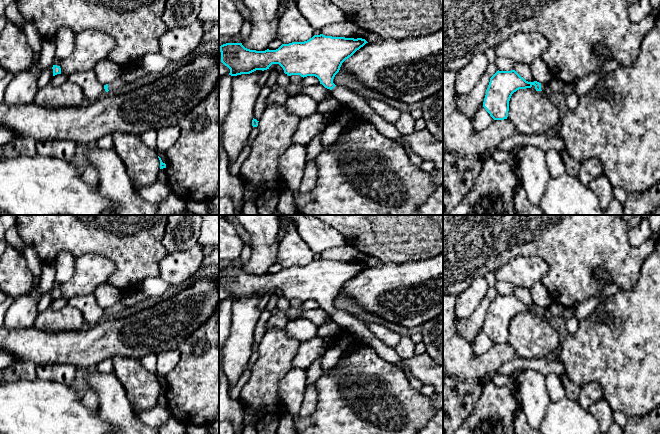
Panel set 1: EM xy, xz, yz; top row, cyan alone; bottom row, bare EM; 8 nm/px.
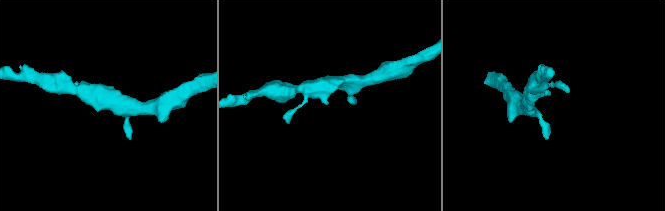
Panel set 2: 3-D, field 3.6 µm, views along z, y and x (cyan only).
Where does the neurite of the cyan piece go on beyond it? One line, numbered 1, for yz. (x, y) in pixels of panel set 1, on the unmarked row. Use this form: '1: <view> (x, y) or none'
1: yz (543, 310)

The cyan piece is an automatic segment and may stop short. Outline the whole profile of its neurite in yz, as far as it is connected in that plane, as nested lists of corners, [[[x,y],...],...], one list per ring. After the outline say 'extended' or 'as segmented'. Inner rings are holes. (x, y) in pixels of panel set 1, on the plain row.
[[[515,294],[497,295],[491,302],[486,314],[483,331],[494,344],[508,341],[509,325],[514,316],[535,310],[536,315],[544,315],[549,308],[537,305],[528,306]]]; extended

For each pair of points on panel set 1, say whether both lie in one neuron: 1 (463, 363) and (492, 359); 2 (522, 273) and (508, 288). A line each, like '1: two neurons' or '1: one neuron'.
1: one neuron
2: two neurons

